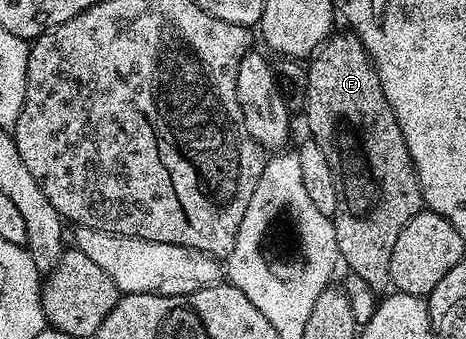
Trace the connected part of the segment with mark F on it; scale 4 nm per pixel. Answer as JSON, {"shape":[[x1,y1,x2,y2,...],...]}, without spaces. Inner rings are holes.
{"shape":[[333,32,307,62,308,90,302,116,308,120,307,136,322,147,322,155,326,155,338,187,338,207,331,223,336,229,340,261,348,264,347,268,358,275,358,279,366,279,372,289,384,291,390,285,388,276,394,242,402,235,402,227,422,211,424,200,402,127,398,127,398,119,394,119,394,111,390,111,390,103,386,103,374,63,355,33,343,32]]}

